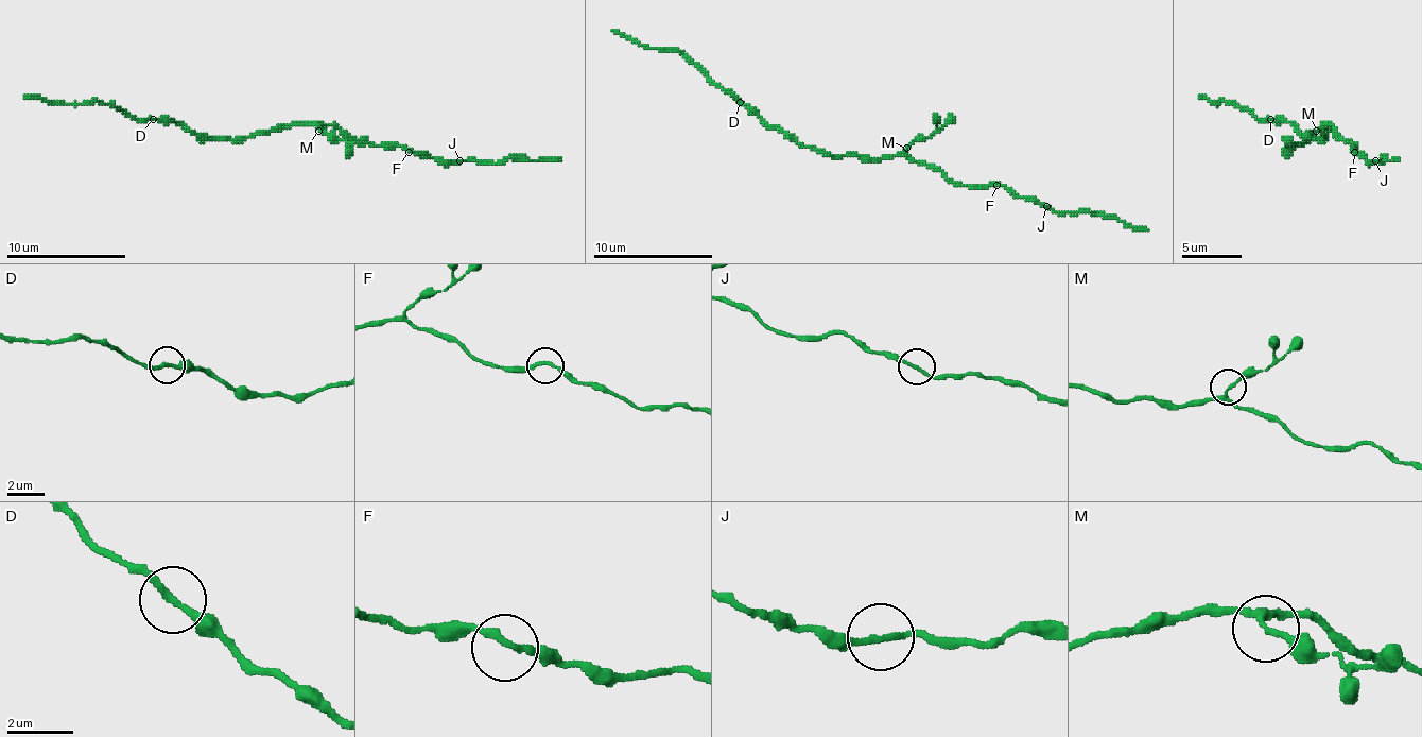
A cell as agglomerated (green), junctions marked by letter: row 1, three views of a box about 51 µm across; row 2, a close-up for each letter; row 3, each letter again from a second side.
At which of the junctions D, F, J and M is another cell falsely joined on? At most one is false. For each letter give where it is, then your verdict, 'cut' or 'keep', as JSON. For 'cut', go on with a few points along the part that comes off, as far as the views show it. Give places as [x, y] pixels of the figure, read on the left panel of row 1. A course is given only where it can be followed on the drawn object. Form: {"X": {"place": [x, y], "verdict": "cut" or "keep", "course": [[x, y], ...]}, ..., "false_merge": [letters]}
{"D": {"place": [153, 119], "verdict": "keep"}, "F": {"place": [409, 152], "verdict": "keep"}, "J": {"place": [460, 160], "verdict": "keep"}, "M": {"place": [318, 131], "verdict": "keep"}, "false_merge": []}

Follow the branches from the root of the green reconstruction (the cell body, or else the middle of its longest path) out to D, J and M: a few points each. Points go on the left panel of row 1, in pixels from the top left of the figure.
D: (280, 125), (236, 140), (203, 140), (188, 127), (153, 119)
J: (280, 125), (337, 125), (352, 137), (373, 146), (405, 146), (412, 152), (427, 152), (433, 157), (460, 160)
M: (280, 125), (313, 125), (319, 131)

